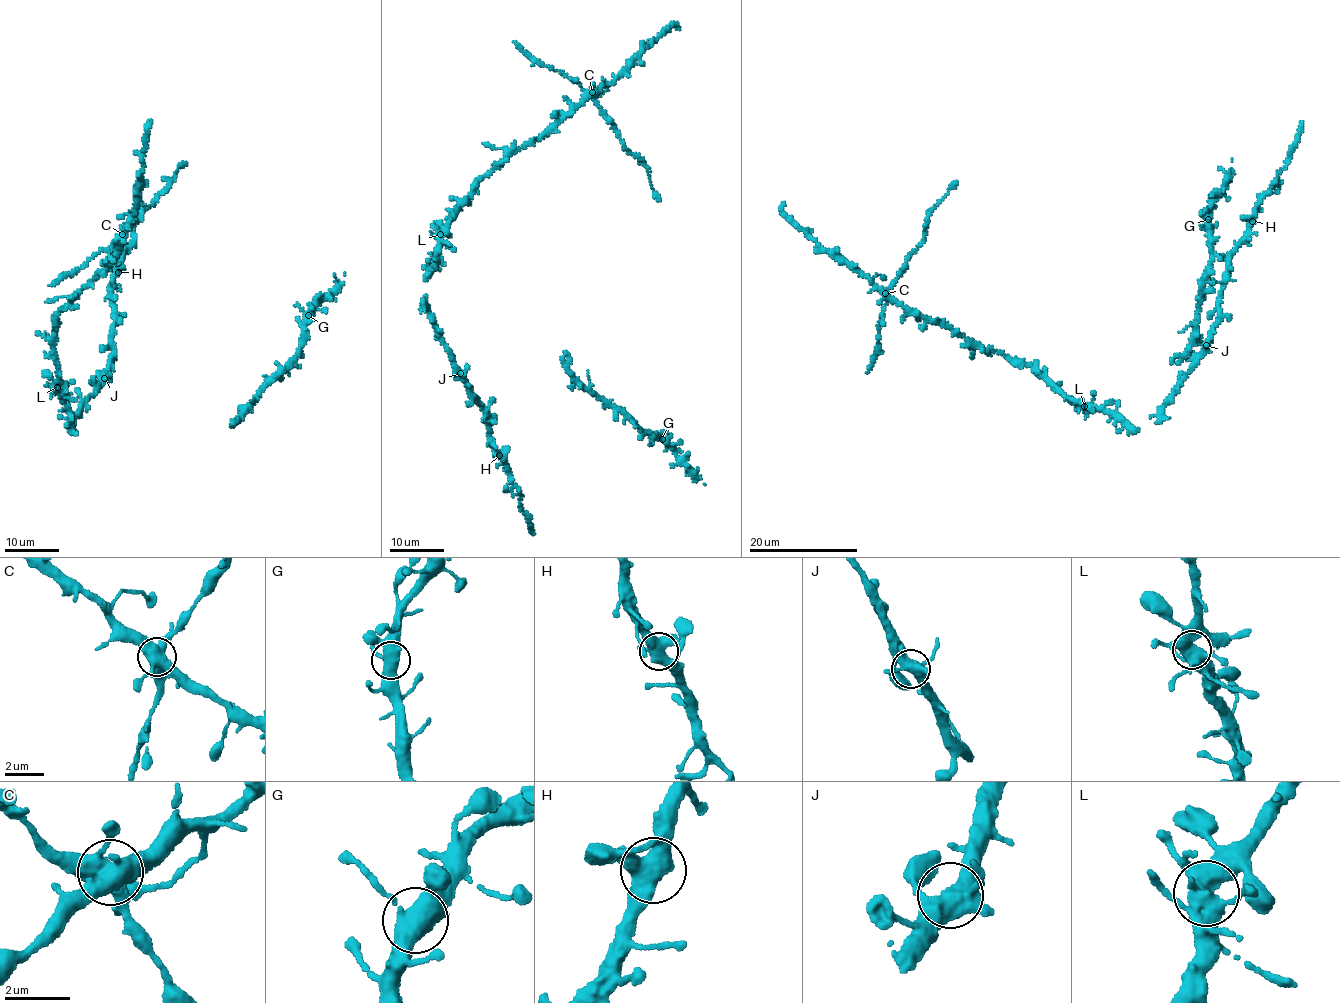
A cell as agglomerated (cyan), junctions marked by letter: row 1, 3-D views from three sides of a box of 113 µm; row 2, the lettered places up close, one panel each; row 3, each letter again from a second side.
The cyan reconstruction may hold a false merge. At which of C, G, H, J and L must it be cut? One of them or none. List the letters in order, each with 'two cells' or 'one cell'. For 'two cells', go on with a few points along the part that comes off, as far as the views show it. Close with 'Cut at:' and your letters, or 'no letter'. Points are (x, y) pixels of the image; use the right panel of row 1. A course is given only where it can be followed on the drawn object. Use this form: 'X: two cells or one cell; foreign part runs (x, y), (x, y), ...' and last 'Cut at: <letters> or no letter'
C: two cells; foreign part runs (885, 293), (921, 242), (929, 213), (957, 180)
G: one cell
H: one cell
J: one cell
L: one cell
Cut at: C

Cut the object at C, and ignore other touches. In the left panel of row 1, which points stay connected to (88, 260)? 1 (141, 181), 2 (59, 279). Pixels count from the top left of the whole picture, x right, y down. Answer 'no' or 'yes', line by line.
1: no
2: yes

